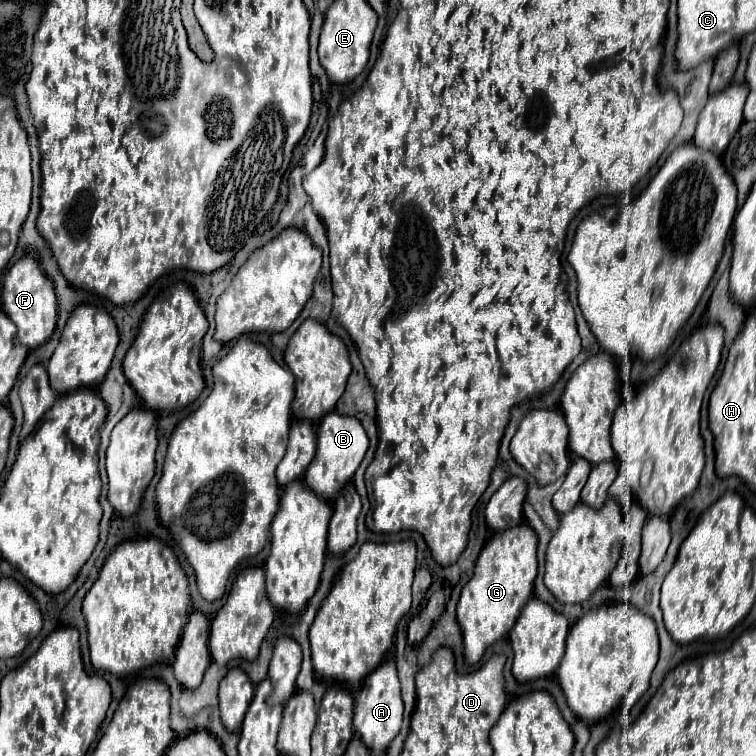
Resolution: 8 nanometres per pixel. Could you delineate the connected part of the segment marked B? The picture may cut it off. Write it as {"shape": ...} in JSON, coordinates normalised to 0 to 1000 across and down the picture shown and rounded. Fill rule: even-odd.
{"shape":[[[447,544],[434,546],[431,552],[423,554],[423,562],[421,562],[421,594],[405,623],[405,631],[402,631],[405,642],[413,649],[423,652],[423,657],[429,657],[431,663],[442,663],[444,652],[468,631],[484,597],[487,597],[487,575],[479,560],[471,552],[450,549]]]}

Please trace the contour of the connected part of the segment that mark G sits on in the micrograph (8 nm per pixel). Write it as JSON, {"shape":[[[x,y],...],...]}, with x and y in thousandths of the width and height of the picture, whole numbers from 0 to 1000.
{"shape":[[[696,692],[653,708],[638,726],[624,766],[614,774],[606,795],[606,827],[614,845],[616,877],[632,877],[640,861],[659,845],[669,843],[683,824],[690,800],[704,790],[706,763],[712,758],[709,742],[709,705]]]}

